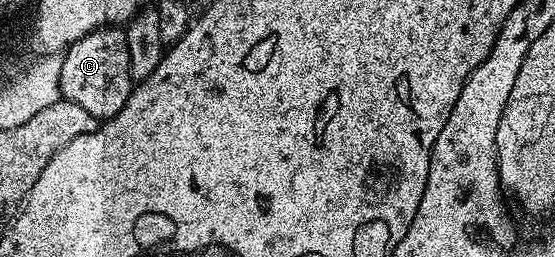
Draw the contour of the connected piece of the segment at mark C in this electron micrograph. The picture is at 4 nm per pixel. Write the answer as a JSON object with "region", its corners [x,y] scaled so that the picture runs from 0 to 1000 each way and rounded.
{"region":[[[191,105],[150,136],[150,152],[115,195],[108,245],[112,381],[142,401],[142,416],[168,455],[195,463],[207,451],[240,366],[243,319],[236,292],[236,214],[229,214],[229,152],[216,109]]]}

